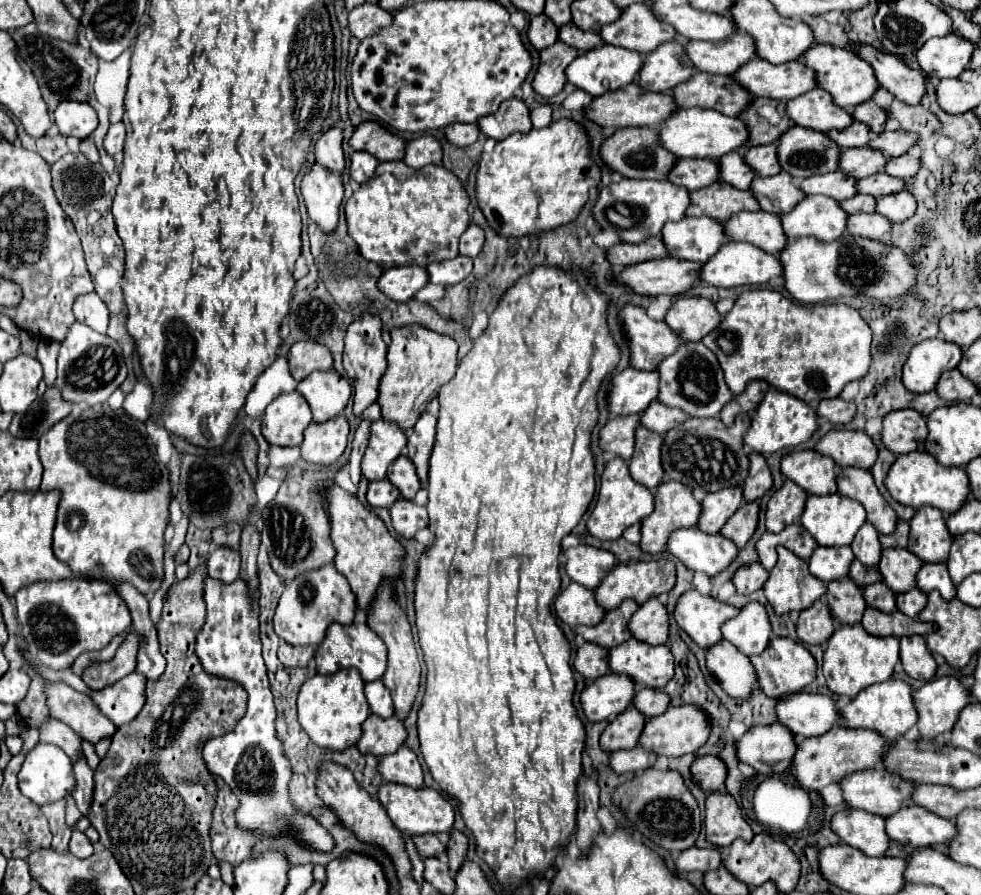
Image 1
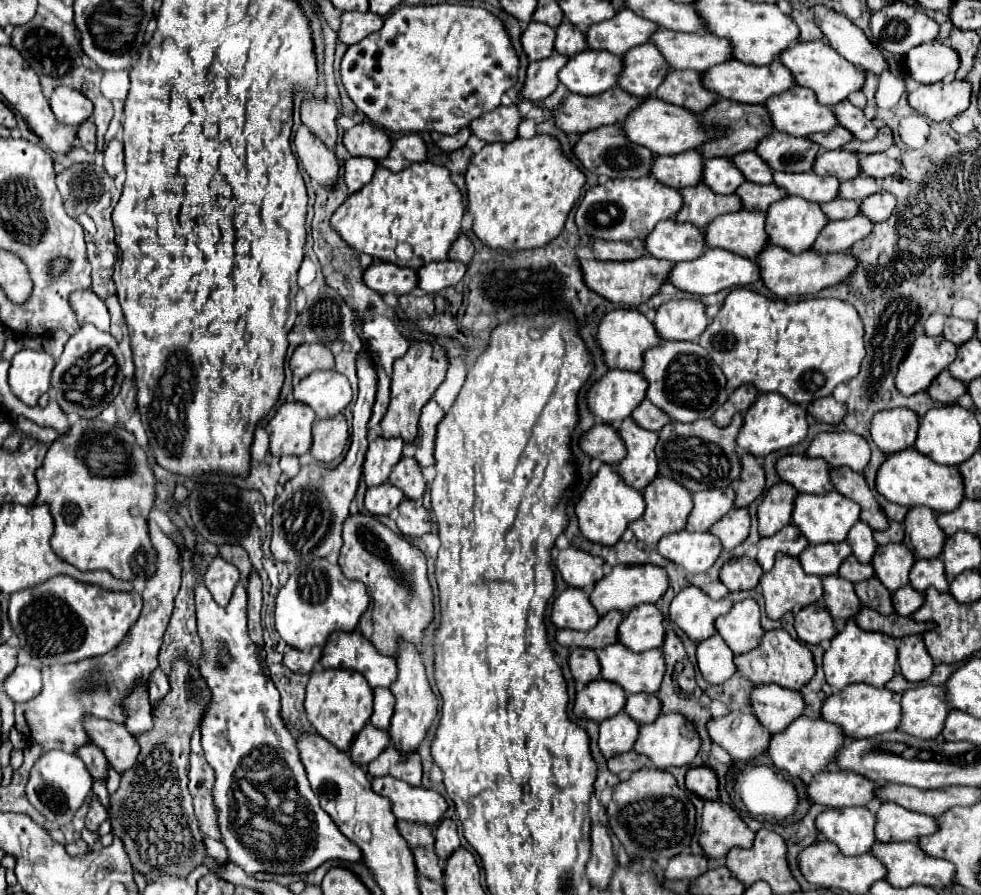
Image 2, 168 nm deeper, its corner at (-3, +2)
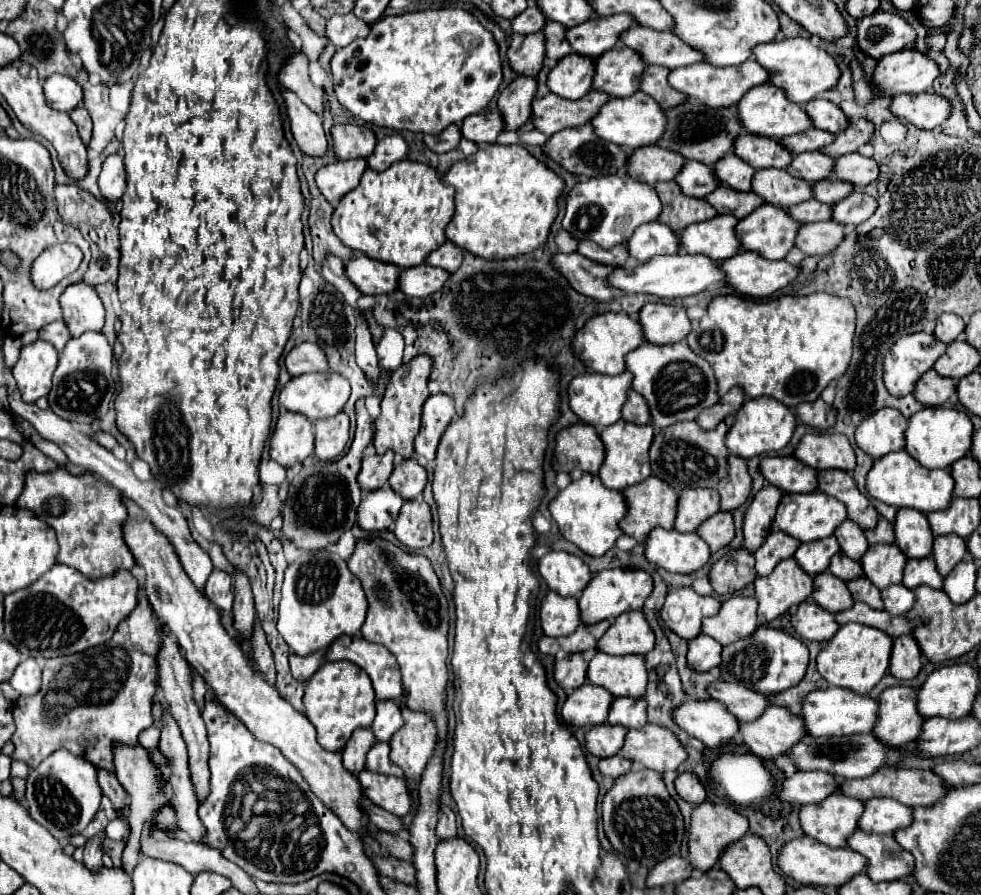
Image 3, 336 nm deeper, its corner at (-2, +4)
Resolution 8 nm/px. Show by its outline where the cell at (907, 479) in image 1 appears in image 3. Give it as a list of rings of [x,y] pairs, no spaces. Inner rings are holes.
[[[904,449],[876,459],[866,475],[866,491],[870,493],[870,497],[888,503],[896,509],[912,507],[918,509],[920,513],[946,509],[946,505],[950,505],[952,499],[952,489],[954,489],[954,479],[948,475],[946,469],[930,471],[918,465],[918,461],[914,461]]]

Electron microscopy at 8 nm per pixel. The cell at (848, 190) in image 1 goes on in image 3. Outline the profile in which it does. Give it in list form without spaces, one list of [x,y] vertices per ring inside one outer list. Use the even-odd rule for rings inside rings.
[[[762,169],[752,177],[752,193],[760,195],[768,205],[790,207],[810,199],[810,183],[790,177],[784,169]]]

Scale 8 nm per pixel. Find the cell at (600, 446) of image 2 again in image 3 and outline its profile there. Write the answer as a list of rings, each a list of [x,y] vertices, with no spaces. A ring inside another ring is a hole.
[[[584,423],[564,427],[556,435],[554,453],[556,459],[552,461],[552,467],[556,473],[580,469],[584,473],[598,475],[598,469],[604,461],[604,445],[596,429],[590,429],[590,425]]]

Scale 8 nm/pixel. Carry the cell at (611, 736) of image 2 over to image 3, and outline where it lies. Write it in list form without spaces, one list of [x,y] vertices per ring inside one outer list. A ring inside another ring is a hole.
[[[596,725],[586,733],[586,749],[594,757],[612,757],[622,749],[622,741],[626,737],[626,729],[620,725]]]

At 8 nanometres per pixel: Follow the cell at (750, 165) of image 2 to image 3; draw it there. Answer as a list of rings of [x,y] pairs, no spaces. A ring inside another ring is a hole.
[[[728,153],[718,163],[714,163],[712,173],[720,185],[726,185],[734,191],[750,191],[754,169],[750,169],[750,165],[746,165],[740,157],[734,157],[734,153]]]

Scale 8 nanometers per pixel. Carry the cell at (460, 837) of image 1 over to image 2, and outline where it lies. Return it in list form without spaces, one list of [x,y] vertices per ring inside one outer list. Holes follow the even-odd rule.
[[[443,819],[439,823],[439,827],[435,829],[435,853],[441,859],[449,859],[449,855],[453,851],[457,851],[461,847],[459,841],[459,833],[457,833],[457,825],[451,819]]]

